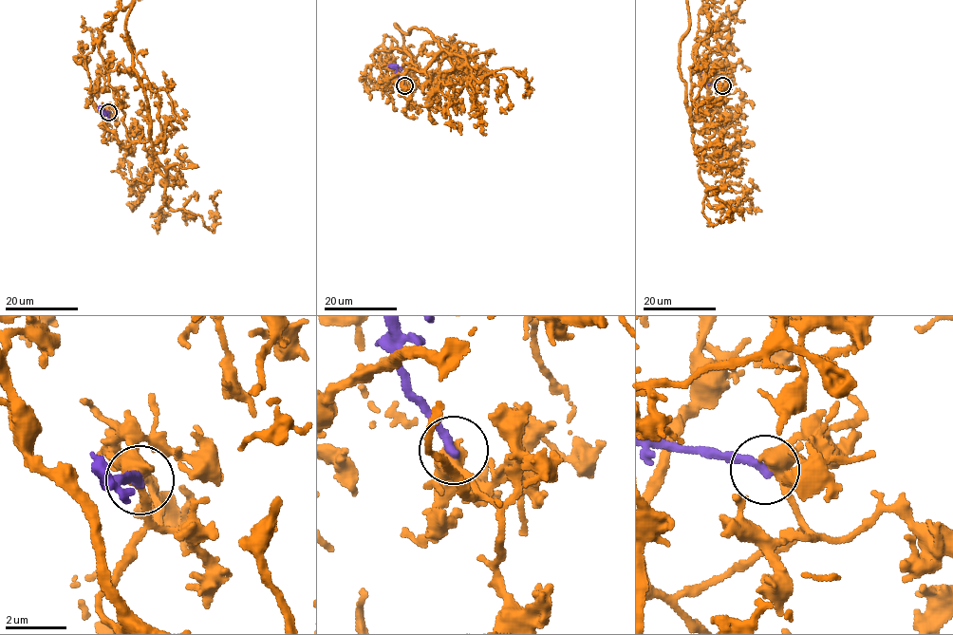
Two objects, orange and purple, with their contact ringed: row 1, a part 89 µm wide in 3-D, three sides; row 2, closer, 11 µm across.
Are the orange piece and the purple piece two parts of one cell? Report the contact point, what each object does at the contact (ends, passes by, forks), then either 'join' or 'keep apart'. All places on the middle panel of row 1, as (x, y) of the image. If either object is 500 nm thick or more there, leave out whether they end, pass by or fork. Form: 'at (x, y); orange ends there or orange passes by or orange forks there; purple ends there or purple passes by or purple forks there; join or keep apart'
at (404, 85); orange forks there; purple ends there; keep apart

